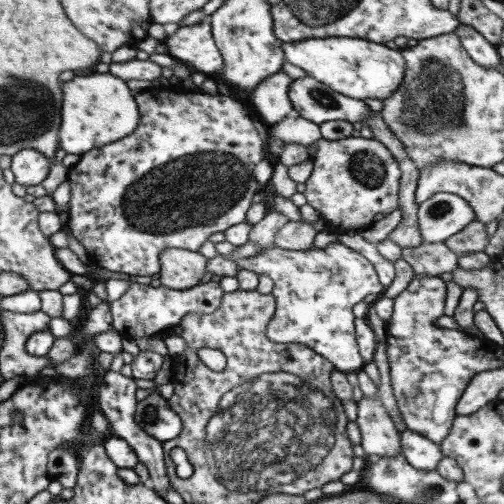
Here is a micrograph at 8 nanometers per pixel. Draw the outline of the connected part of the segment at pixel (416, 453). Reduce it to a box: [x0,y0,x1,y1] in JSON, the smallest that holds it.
[400,429,444,471]

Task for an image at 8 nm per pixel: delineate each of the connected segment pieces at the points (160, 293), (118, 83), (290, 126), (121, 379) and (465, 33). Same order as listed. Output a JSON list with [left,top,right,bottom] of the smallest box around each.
[[109,280,224,339],[60,73,140,154],[270,118,322,146],[97,370,171,497],[453,23,501,70]]

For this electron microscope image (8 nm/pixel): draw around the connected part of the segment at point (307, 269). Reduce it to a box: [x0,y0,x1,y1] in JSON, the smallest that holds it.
[235,241,386,371]

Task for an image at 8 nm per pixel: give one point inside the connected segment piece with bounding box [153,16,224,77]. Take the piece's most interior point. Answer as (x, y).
(194, 46)

